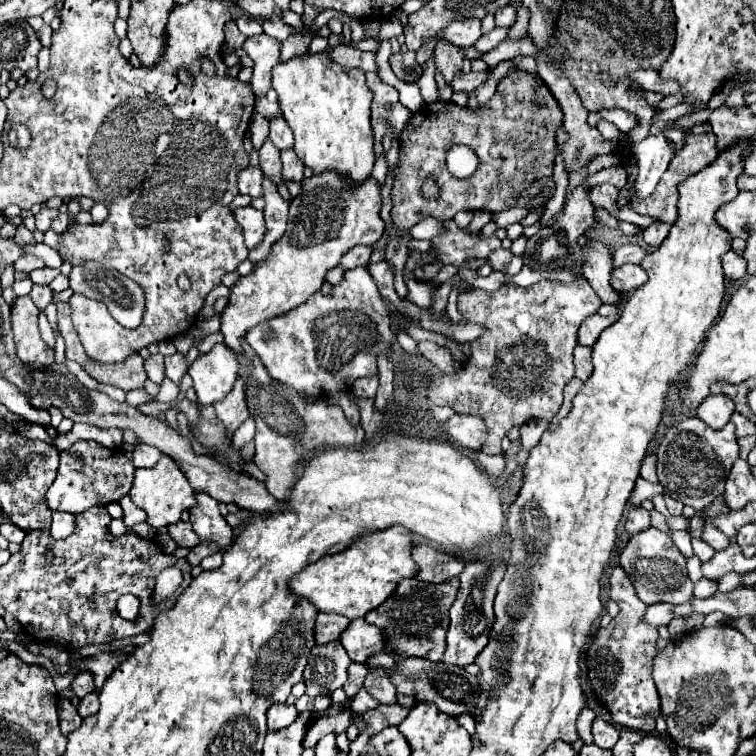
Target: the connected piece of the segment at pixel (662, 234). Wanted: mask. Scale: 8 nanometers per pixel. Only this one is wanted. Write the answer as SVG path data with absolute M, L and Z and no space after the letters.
M653 223L643 231L643 241L651 247L659 247L663 243L663 239L667 237L669 229L671 229L671 225L667 225L667 223Z

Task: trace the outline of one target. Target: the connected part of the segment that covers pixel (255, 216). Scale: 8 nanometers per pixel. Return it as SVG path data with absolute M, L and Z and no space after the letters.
M247 205L247 207L235 209L233 217L241 225L241 229L243 229L243 237L245 237L247 249L253 249L255 245L259 245L259 241L263 239L263 233L265 233L263 213Z

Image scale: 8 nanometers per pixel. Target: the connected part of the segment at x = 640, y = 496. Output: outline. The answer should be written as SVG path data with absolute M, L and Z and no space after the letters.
M639 477L637 483L635 483L635 489L633 489L633 495L631 495L631 501L629 503L631 503L631 507L641 505L641 501L651 499L657 493L663 493L663 489L661 489L659 483L649 483L649 481L645 481L645 479Z

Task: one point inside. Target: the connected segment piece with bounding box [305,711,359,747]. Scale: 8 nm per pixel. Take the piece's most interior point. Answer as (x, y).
(327, 725)

